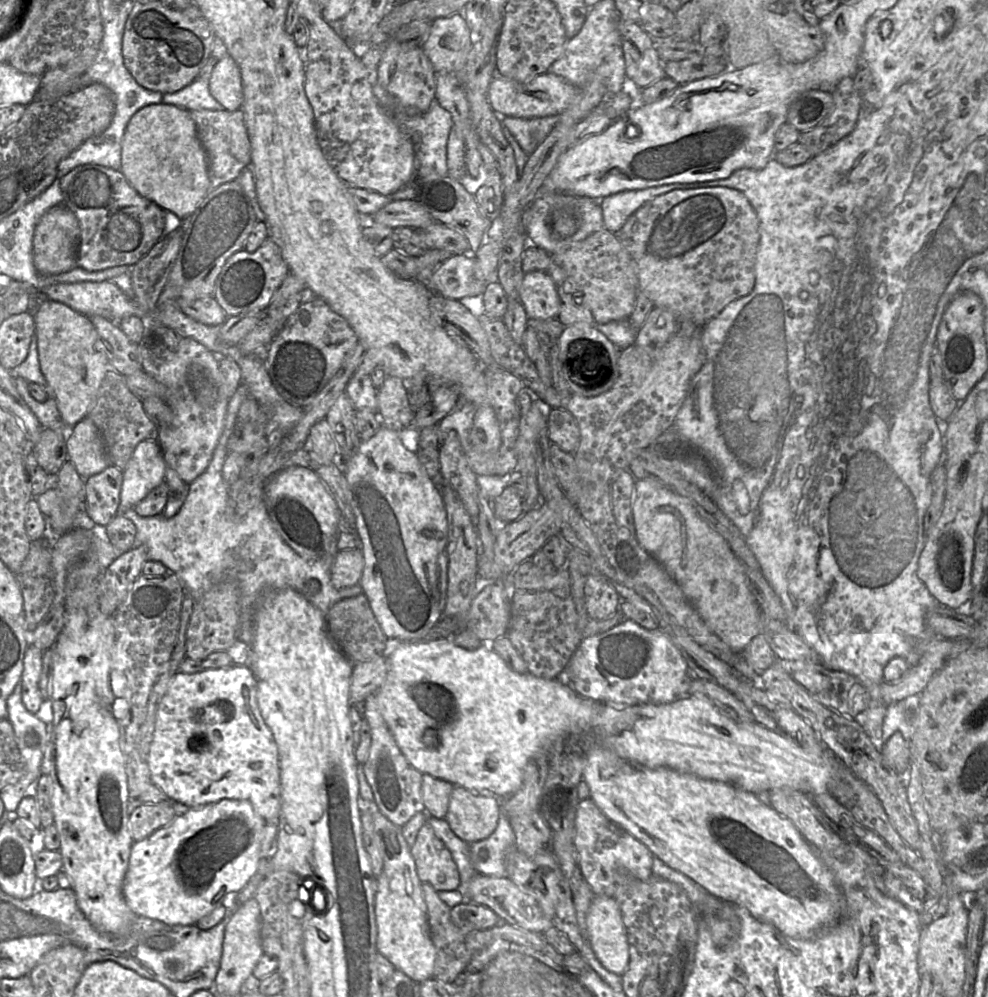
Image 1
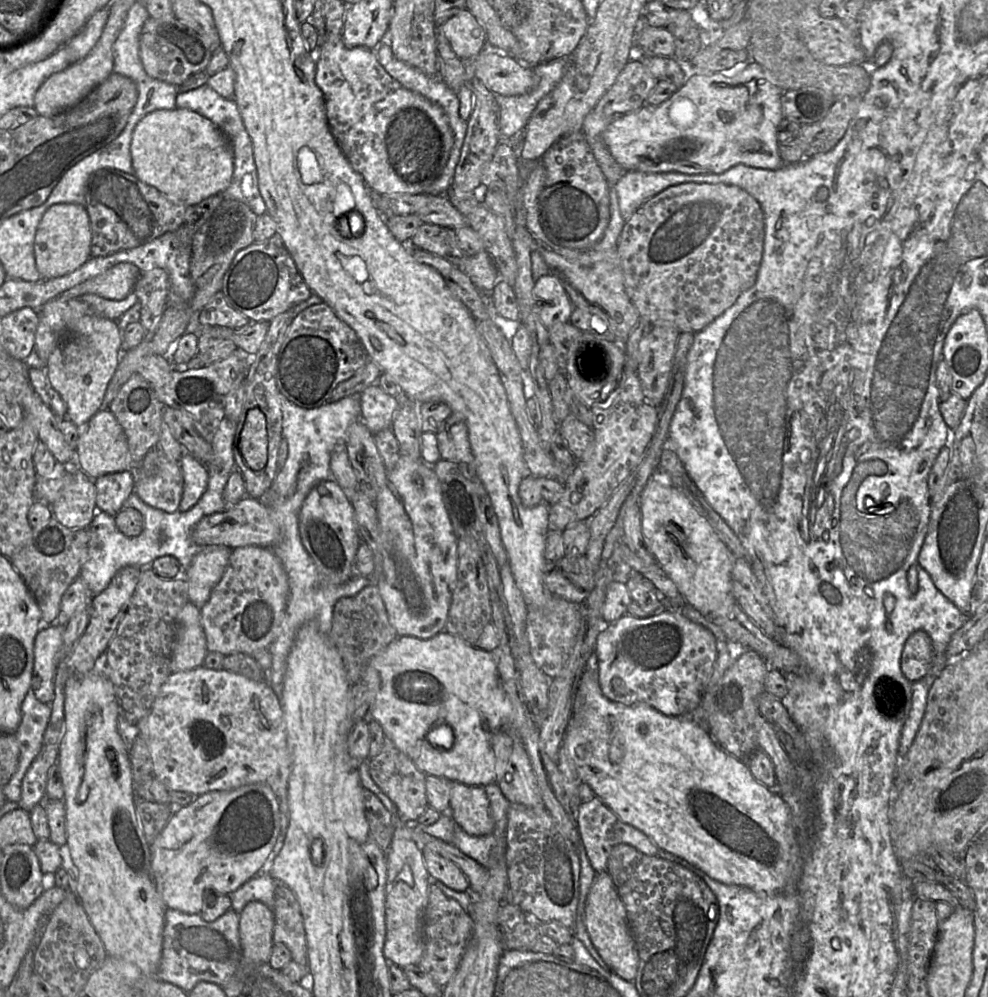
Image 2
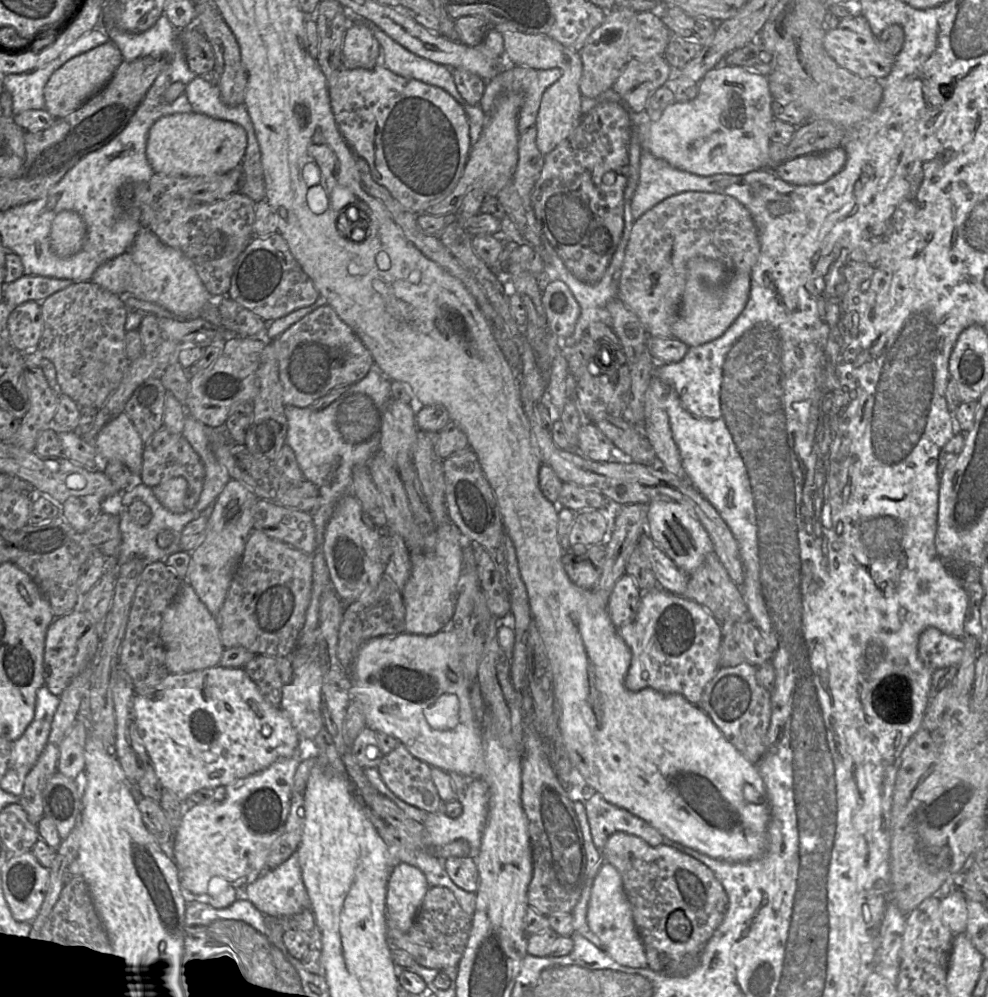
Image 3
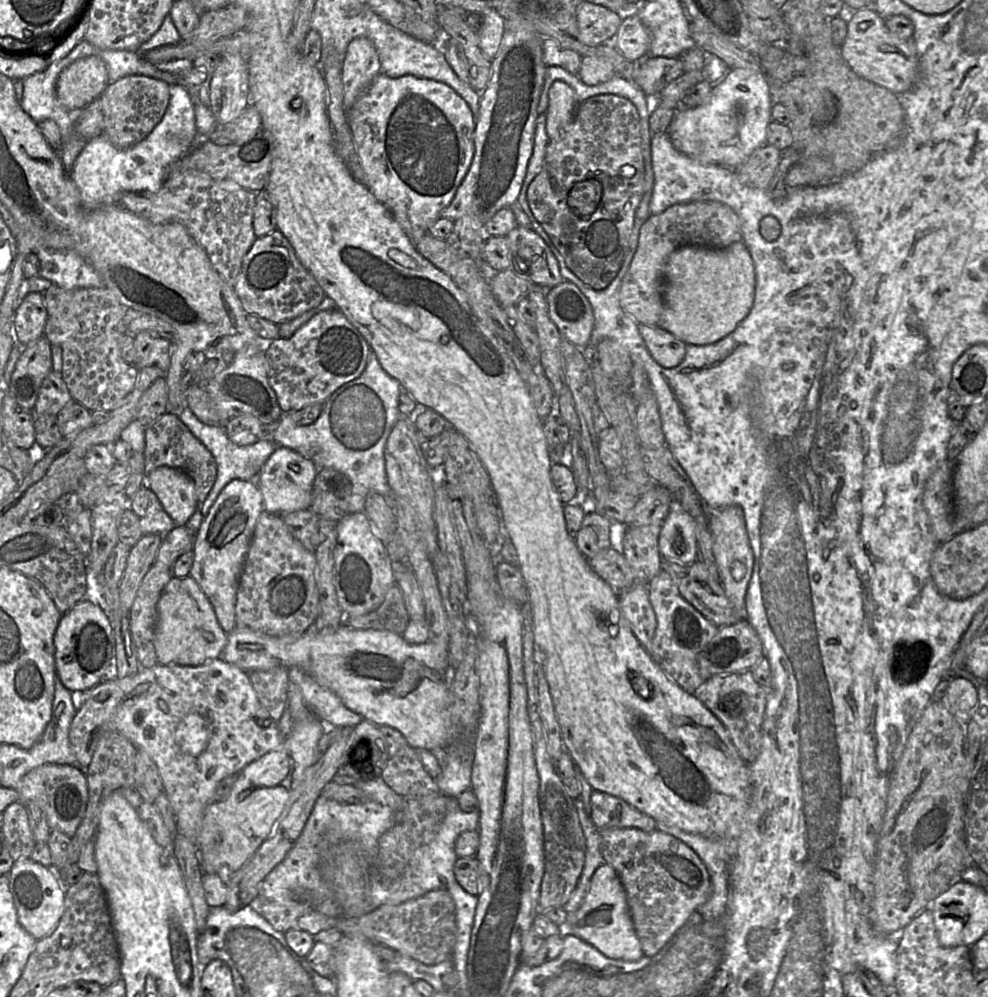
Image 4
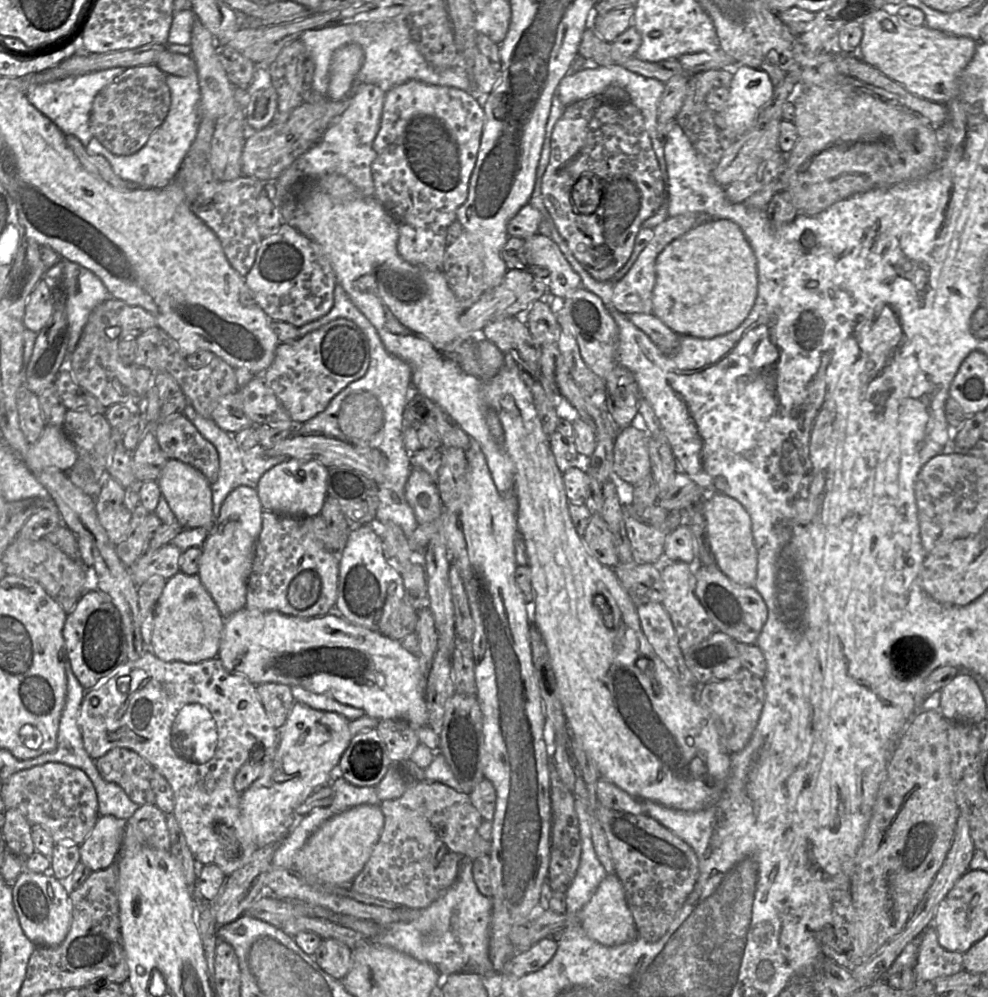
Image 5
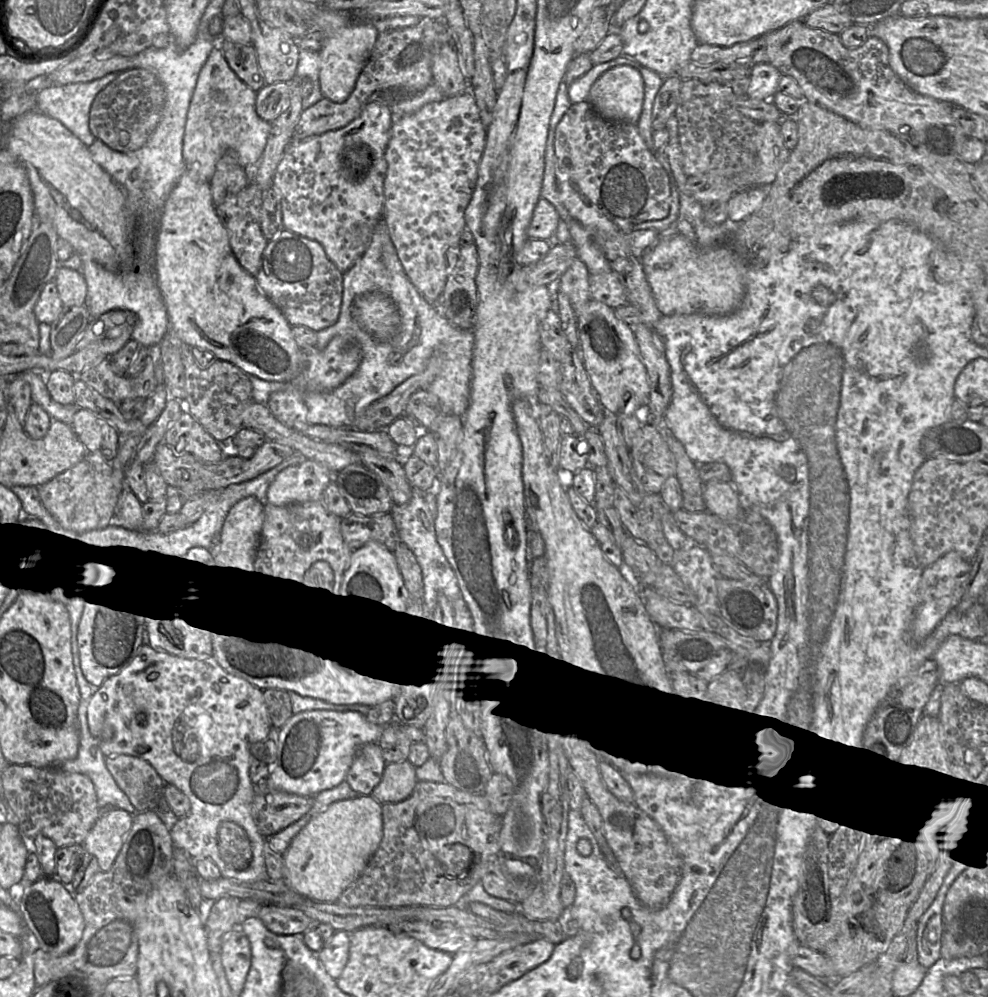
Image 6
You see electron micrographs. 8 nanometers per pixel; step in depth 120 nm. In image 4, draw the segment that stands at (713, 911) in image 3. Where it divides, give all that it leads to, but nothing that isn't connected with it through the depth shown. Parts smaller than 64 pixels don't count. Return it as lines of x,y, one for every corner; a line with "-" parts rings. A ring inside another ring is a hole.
614,827
603,829
600,834
604,863
614,868
623,884
643,955
653,956
685,924
690,915
709,899
712,891
709,873
691,848
669,834
657,830
645,832
636,828

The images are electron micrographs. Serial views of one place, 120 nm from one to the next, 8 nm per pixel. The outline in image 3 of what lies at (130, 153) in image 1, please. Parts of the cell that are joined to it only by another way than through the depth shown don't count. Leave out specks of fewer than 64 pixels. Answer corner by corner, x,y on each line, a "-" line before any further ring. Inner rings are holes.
190,112
159,118
149,130
146,155
155,173
173,176
215,176
240,165
246,147
247,134
242,126

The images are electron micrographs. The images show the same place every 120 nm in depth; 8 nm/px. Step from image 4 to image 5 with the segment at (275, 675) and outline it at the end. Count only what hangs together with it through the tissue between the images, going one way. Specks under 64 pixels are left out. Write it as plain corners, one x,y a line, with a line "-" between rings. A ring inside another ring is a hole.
263,683
257,685
256,688
272,725
279,730
285,724
296,702
291,686
280,683

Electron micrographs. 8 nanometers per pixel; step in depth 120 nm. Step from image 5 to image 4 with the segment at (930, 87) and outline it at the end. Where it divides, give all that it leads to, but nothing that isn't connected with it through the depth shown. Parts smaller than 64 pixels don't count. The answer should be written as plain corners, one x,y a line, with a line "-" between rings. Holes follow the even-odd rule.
872,7
860,8
851,15
847,22
847,36
840,46
840,51
846,63
860,76
882,85
890,91
901,94
911,89
918,77
918,59
914,40
911,38
900,38
891,32
882,18

